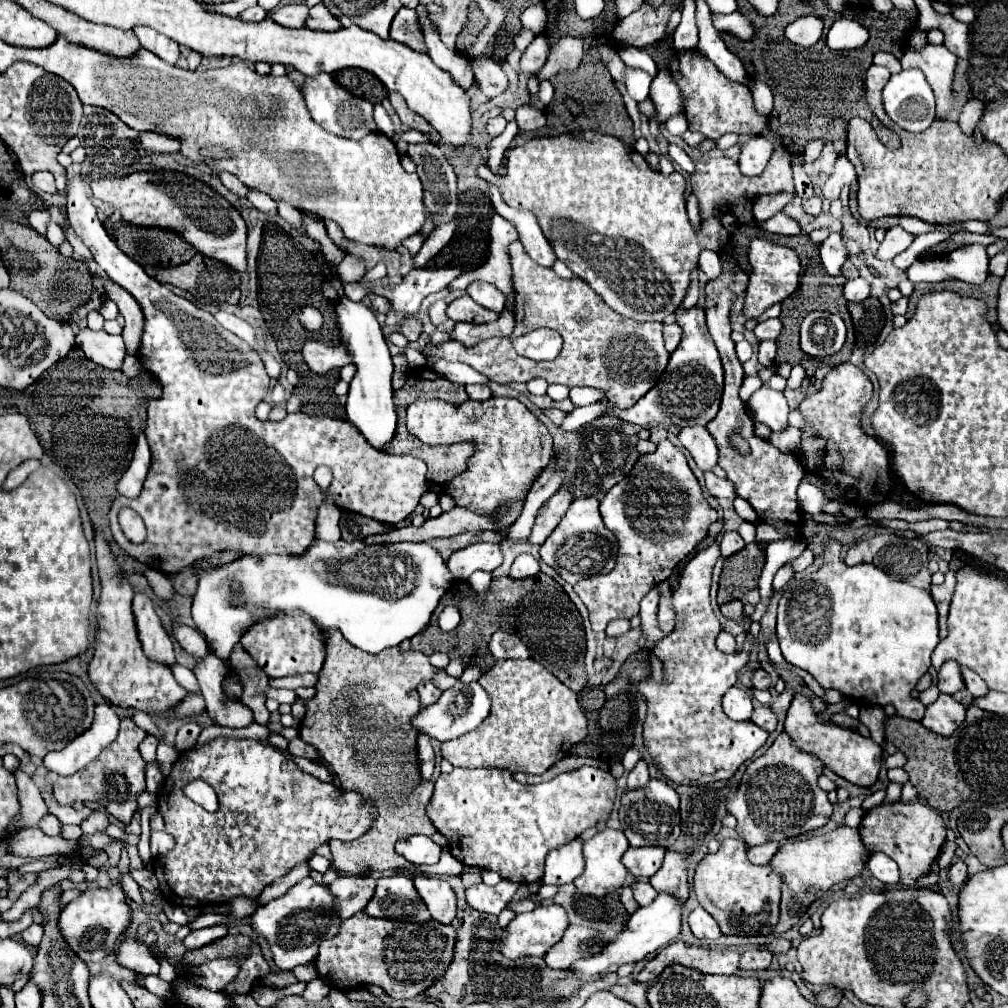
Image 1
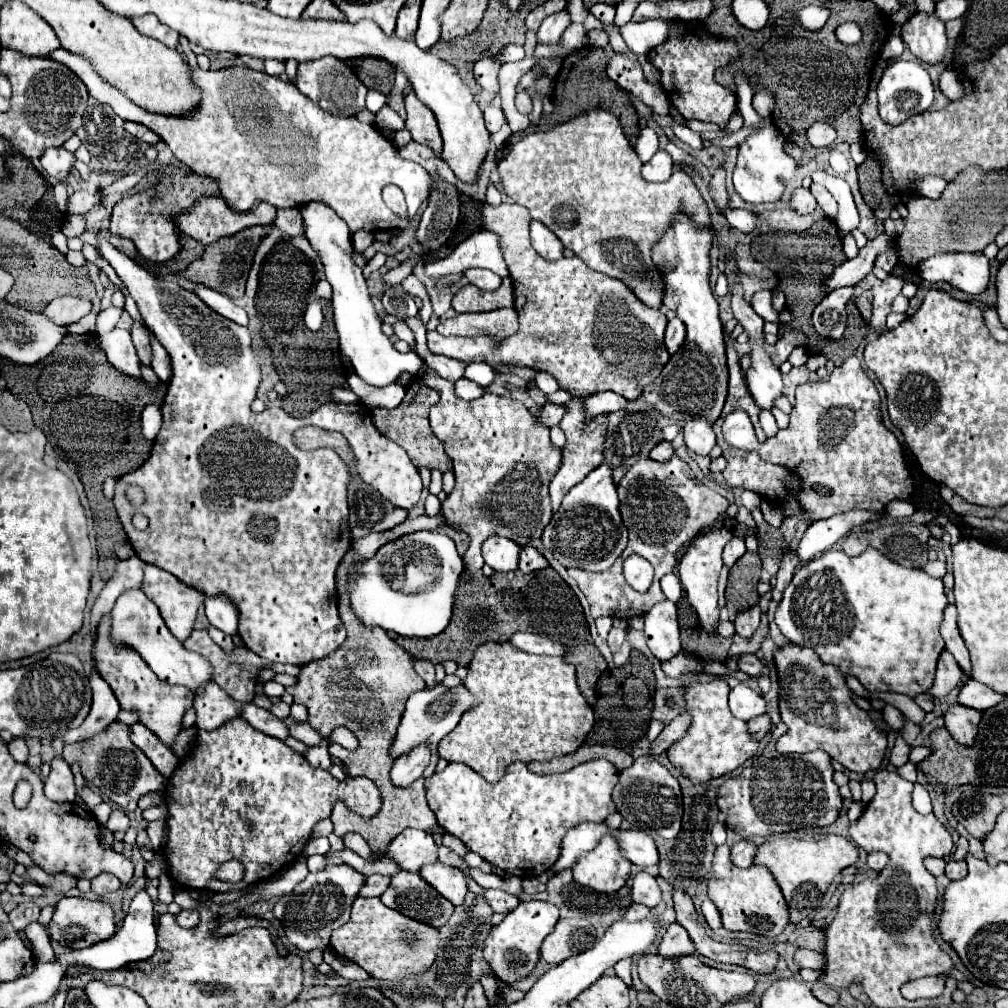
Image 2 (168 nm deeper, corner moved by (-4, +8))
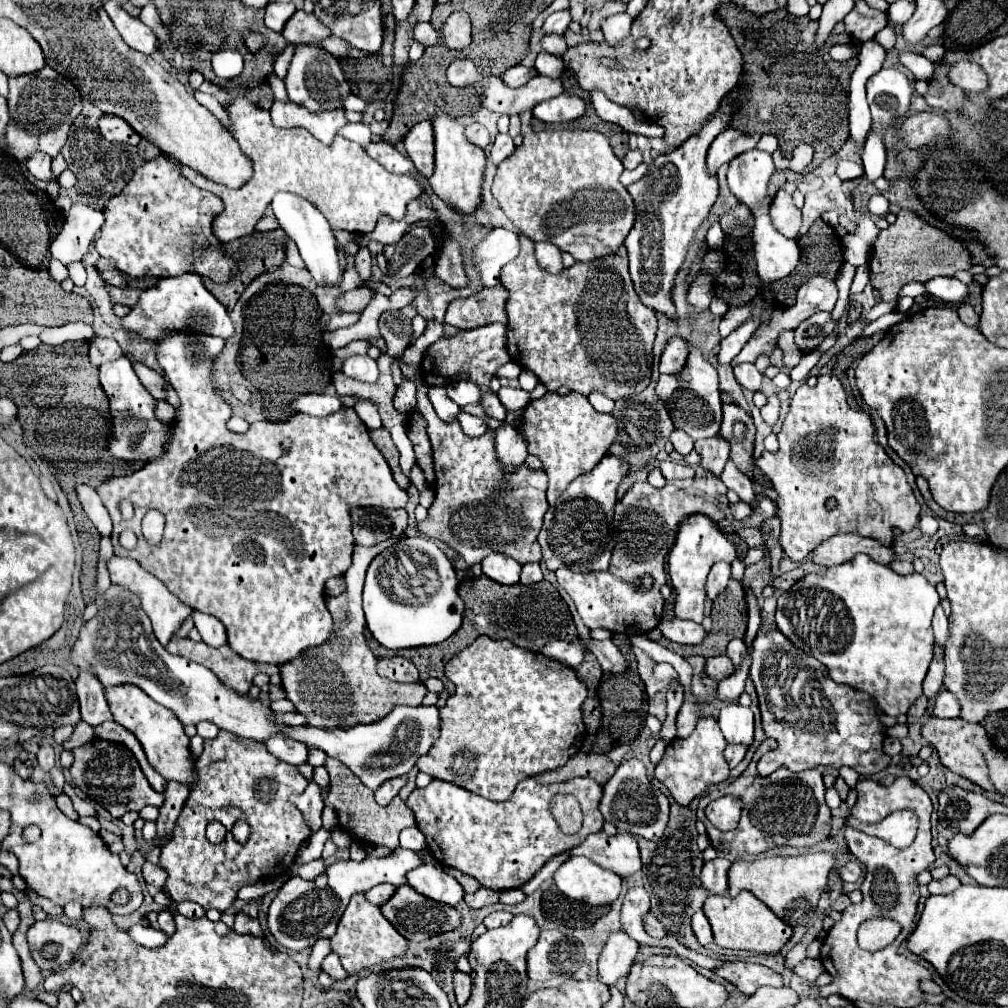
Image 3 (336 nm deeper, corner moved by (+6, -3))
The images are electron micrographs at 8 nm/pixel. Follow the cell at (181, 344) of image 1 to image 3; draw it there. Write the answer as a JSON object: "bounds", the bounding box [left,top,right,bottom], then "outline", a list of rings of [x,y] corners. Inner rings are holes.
{"bounds":[97,331,407,665],"outline":[[[171,331],[165,333],[163,337],[153,341],[155,349],[157,349],[157,363],[163,367],[169,383],[173,385],[173,389],[179,395],[179,407],[175,409],[175,419],[171,423],[171,437],[165,443],[165,451],[159,459],[153,459],[151,463],[147,463],[143,469],[139,469],[133,475],[127,477],[113,477],[105,483],[101,483],[101,487],[97,489],[111,519],[113,519],[113,533],[111,533],[111,541],[115,547],[115,555],[119,557],[131,557],[135,559],[145,571],[149,571],[151,575],[155,575],[161,583],[165,583],[165,587],[179,597],[183,603],[187,603],[191,609],[201,611],[201,613],[209,613],[213,617],[217,617],[225,629],[227,629],[227,643],[229,647],[255,663],[271,663],[271,665],[283,665],[289,663],[293,659],[299,657],[299,653],[303,653],[305,649],[311,647],[319,647],[323,643],[329,641],[331,631],[333,631],[333,619],[325,607],[325,581],[329,577],[339,577],[347,571],[349,563],[351,563],[351,553],[355,547],[353,535],[351,535],[351,519],[349,519],[349,509],[351,507],[385,507],[385,509],[397,509],[397,507],[405,507],[407,505],[407,491],[403,491],[395,479],[393,473],[385,461],[385,457],[381,455],[381,451],[375,447],[375,443],[369,439],[369,431],[365,427],[365,423],[357,417],[355,409],[351,407],[341,407],[337,413],[325,415],[325,417],[313,417],[313,415],[305,415],[305,413],[297,413],[293,415],[289,421],[283,423],[271,423],[271,421],[259,421],[253,423],[249,427],[247,433],[239,435],[227,429],[227,421],[233,415],[233,407],[223,399],[223,395],[219,393],[215,379],[213,379],[213,363],[215,359],[221,355],[223,347],[225,347],[225,339],[215,337],[215,335],[205,335],[205,333],[191,333],[191,331]],[[283,439],[291,439],[291,449],[289,453],[281,451],[281,443]],[[121,499],[129,499],[135,505],[135,517],[131,521],[121,521],[119,519],[119,509],[117,503]],[[149,509],[159,509],[167,523],[165,523],[165,533],[159,545],[151,545],[143,533],[141,533],[141,519]],[[123,529],[131,529],[137,535],[137,547],[135,549],[123,549],[119,545],[119,533]]]}

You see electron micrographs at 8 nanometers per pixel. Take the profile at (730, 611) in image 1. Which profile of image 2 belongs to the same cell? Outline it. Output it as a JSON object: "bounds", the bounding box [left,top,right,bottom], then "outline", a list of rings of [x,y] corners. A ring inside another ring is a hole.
{"bounds":[735,606,761,640],"outline":[[[753,606],[747,612],[739,612],[737,614],[737,618],[735,618],[735,632],[741,638],[751,640],[751,636],[759,628],[759,622],[761,622],[761,608],[759,606]]]}

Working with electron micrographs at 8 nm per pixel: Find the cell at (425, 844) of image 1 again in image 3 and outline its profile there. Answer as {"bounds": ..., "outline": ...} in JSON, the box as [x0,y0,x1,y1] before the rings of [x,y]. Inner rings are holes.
{"bounds":[269,847,421,951],"outline":[[[397,847],[387,857],[367,855],[363,861],[337,861],[329,867],[329,871],[321,873],[313,881],[305,881],[301,877],[291,877],[277,893],[269,907],[269,931],[271,935],[291,951],[303,951],[313,947],[317,939],[331,939],[337,931],[337,923],[355,893],[365,893],[367,889],[379,883],[391,883],[395,887],[407,883],[407,873],[419,867],[421,857],[411,851]]]}

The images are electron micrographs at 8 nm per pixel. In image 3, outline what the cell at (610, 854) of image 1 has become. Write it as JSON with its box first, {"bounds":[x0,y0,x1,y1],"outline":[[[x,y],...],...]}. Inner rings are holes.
{"bounds":[555,857,621,905],"outline":[[[569,857],[555,873],[559,891],[589,905],[609,905],[621,893],[621,877],[585,857]]]}

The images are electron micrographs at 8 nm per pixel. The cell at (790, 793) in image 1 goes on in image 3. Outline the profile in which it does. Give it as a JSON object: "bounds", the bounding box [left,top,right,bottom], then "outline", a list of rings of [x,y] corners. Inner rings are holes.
{"bounds":[697,739,831,859],"outline":[[[765,739],[757,747],[749,767],[741,773],[741,777],[735,779],[733,783],[729,783],[725,789],[719,789],[719,791],[715,789],[715,791],[707,793],[705,797],[701,797],[701,803],[697,807],[697,819],[705,823],[711,845],[717,851],[731,853],[737,859],[743,855],[763,853],[775,845],[811,847],[811,845],[823,841],[831,829],[831,811],[825,803],[825,787],[823,787],[821,773],[817,769],[793,773],[793,771],[781,767],[775,773],[761,777],[757,773],[757,761],[761,759],[763,753],[767,753],[767,745],[777,745],[777,743],[775,743],[775,739]],[[725,795],[737,797],[743,803],[743,809],[741,809],[741,821],[739,821],[737,829],[721,833],[717,827],[713,827],[709,823],[709,819],[705,817],[703,811],[709,801],[725,797]]]}

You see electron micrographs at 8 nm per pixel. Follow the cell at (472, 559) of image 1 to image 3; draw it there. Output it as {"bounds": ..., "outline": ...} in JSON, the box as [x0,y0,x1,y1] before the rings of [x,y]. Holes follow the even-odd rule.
{"bounds":[481,553,521,585],"outline":[[[491,553],[481,561],[483,567],[483,575],[487,575],[489,579],[501,583],[501,585],[515,585],[519,583],[519,573],[521,573],[521,565],[501,553]]]}

